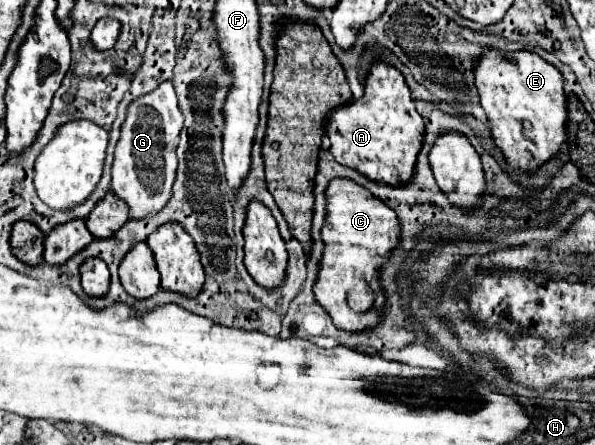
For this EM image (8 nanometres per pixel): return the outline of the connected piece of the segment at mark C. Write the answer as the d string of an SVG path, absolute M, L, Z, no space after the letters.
M333 179L327 187L327 219L321 235L325 251L313 289L317 303L341 331L361 333L375 329L385 311L385 293L379 287L379 271L389 259L389 253L399 247L401 239L401 225L395 211L357 183Z

